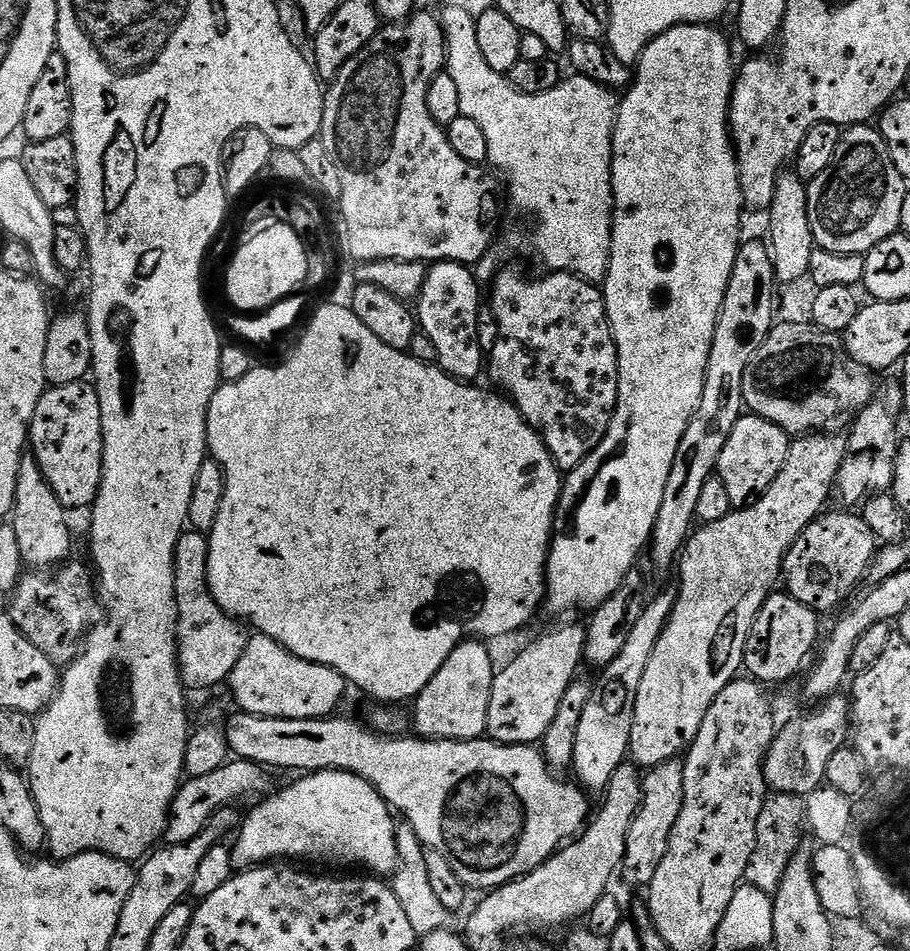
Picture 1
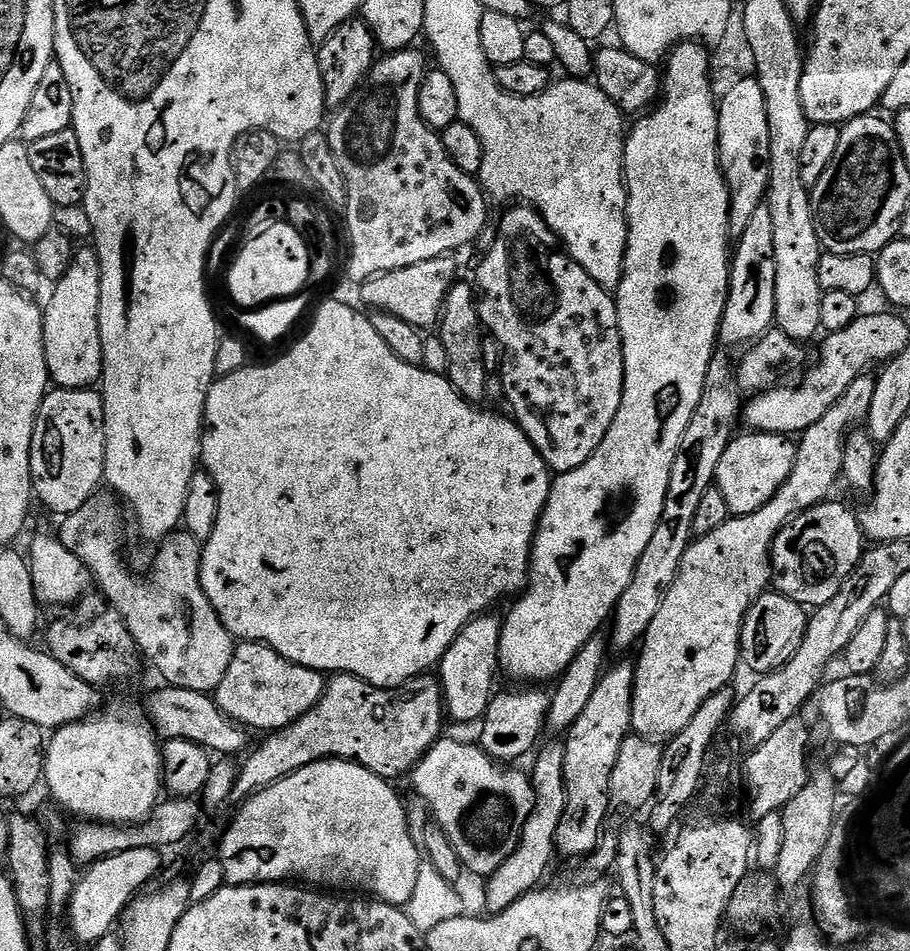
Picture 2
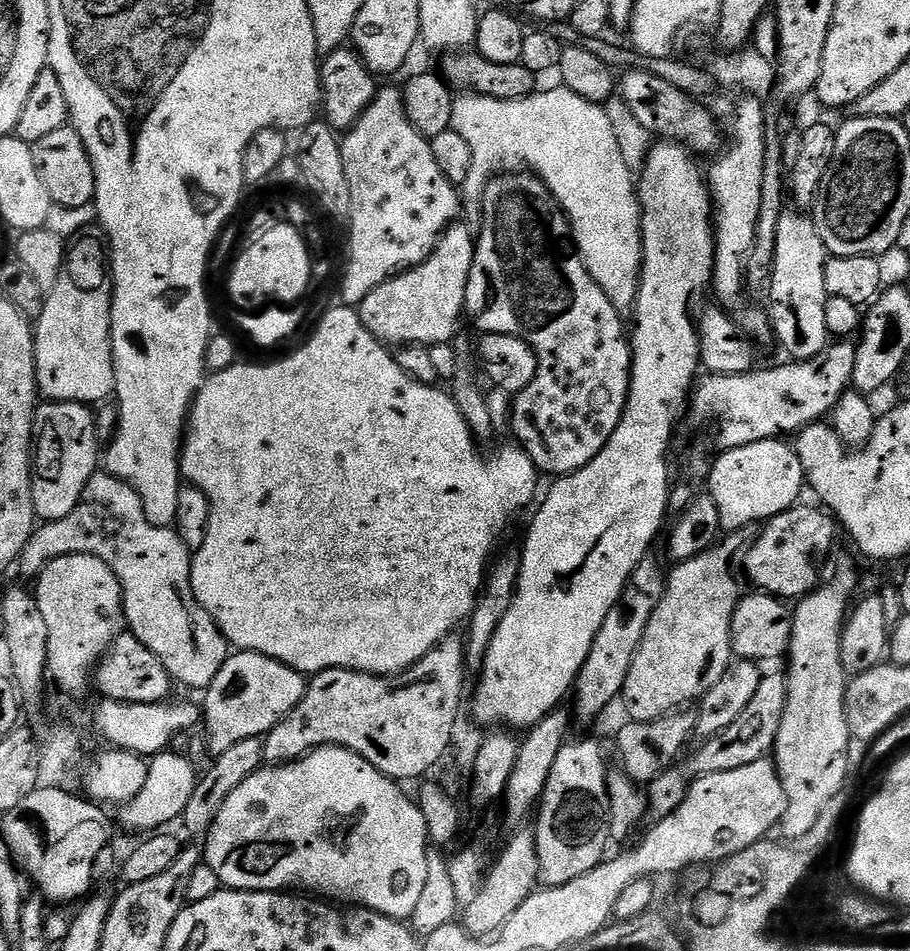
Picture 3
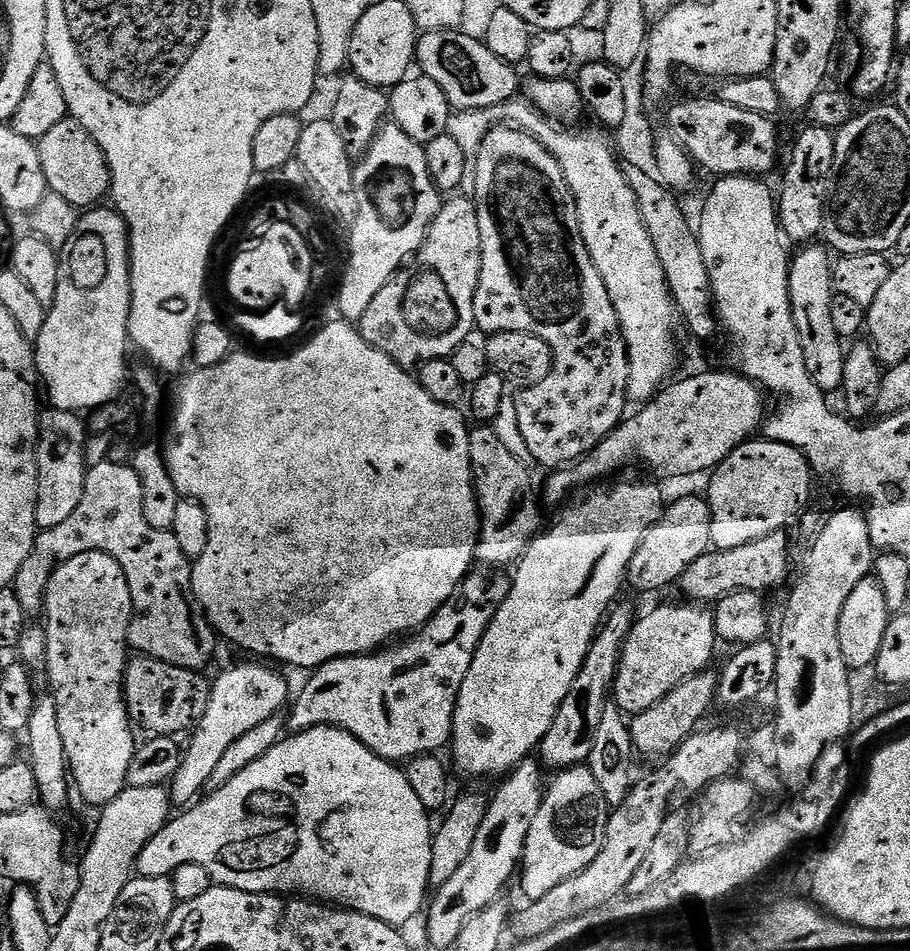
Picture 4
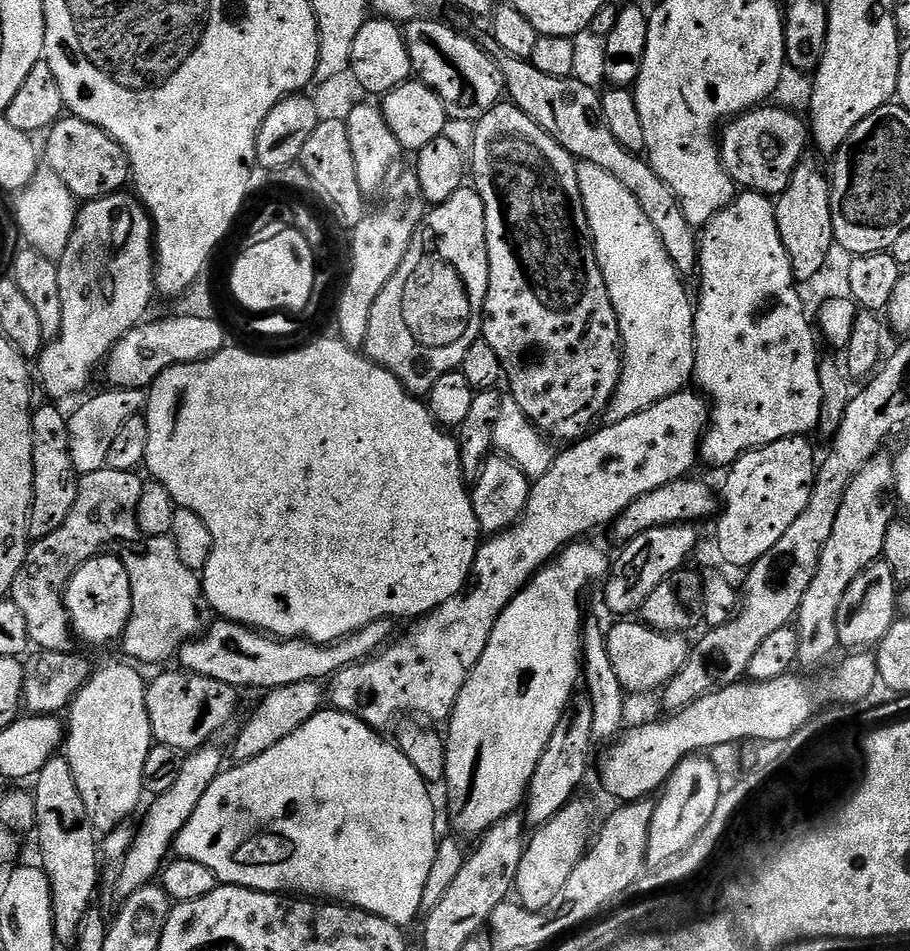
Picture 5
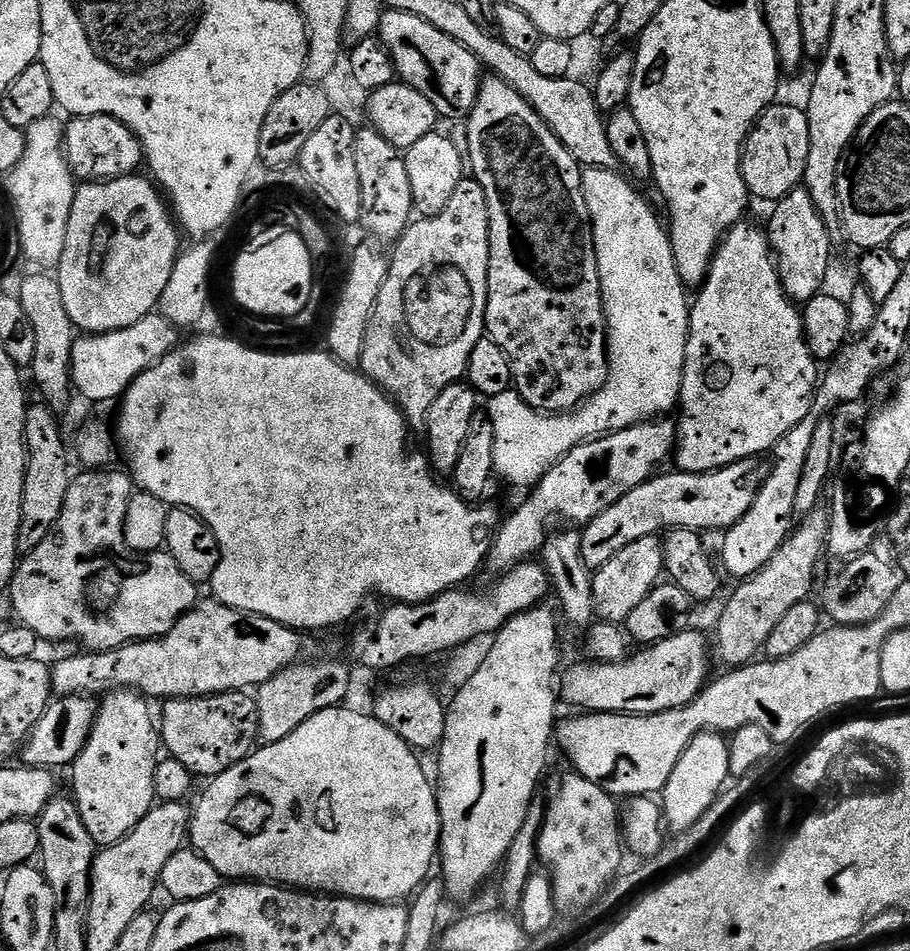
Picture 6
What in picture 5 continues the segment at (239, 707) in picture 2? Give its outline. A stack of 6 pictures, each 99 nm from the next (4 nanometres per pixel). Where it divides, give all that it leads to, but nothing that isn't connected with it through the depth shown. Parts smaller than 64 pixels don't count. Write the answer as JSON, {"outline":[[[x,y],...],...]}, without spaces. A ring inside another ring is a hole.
{"outline":[[[205,743],[196,751],[187,753],[178,770],[178,778],[174,778],[174,786],[170,786],[170,790],[159,793],[153,799],[156,801],[149,806],[148,813],[144,816],[144,825],[140,829],[135,829],[132,844],[123,860],[119,861],[120,873],[116,876],[117,897],[123,898],[134,894],[134,890],[145,888],[159,877],[182,826],[190,822],[190,814],[194,814],[198,802],[202,802],[202,794],[210,790],[210,782],[214,782],[214,778],[219,776],[225,767],[225,749],[223,752],[218,745],[212,743]]]}

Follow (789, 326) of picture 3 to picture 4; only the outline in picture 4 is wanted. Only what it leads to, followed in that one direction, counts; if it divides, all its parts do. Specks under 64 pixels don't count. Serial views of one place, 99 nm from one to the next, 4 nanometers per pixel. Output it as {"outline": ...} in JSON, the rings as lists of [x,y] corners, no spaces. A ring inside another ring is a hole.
{"outline":[[[804,246],[799,249],[800,252],[791,257],[788,265],[788,290],[790,292],[790,310],[794,320],[794,330],[798,338],[798,346],[804,355],[806,370],[810,370],[810,378],[824,389],[825,393],[832,394],[832,391],[843,389],[844,386],[844,357],[845,349],[842,347],[840,335],[834,330],[834,322],[830,322],[830,306],[832,305],[832,265],[833,261],[828,260],[829,253],[823,247],[812,248],[816,246]]]}

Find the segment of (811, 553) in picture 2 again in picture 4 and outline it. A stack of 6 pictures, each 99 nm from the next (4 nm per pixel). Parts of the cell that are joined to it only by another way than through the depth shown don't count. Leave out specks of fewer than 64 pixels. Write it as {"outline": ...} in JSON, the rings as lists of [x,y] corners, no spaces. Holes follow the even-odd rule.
{"outline":[[[787,531],[775,532],[766,538],[758,538],[758,542],[746,542],[746,546],[738,546],[734,550],[709,550],[698,558],[680,575],[678,588],[685,592],[692,602],[719,602],[725,596],[733,596],[736,592],[759,592],[768,594],[788,576],[788,567],[792,564],[792,552],[788,549]]]}

